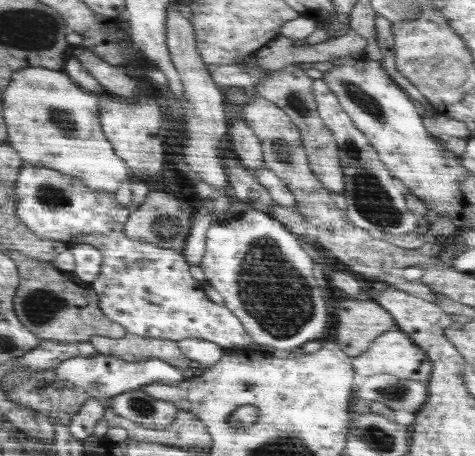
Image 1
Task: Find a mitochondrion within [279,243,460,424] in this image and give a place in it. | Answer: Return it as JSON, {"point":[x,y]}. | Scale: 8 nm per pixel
{"point":[399,392]}

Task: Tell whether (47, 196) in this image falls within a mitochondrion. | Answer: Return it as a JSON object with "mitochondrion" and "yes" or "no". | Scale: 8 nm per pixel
{"mitochondrion":"yes"}

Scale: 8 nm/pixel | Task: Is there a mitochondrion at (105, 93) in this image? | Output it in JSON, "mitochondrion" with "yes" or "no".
{"mitochondrion":"no"}

